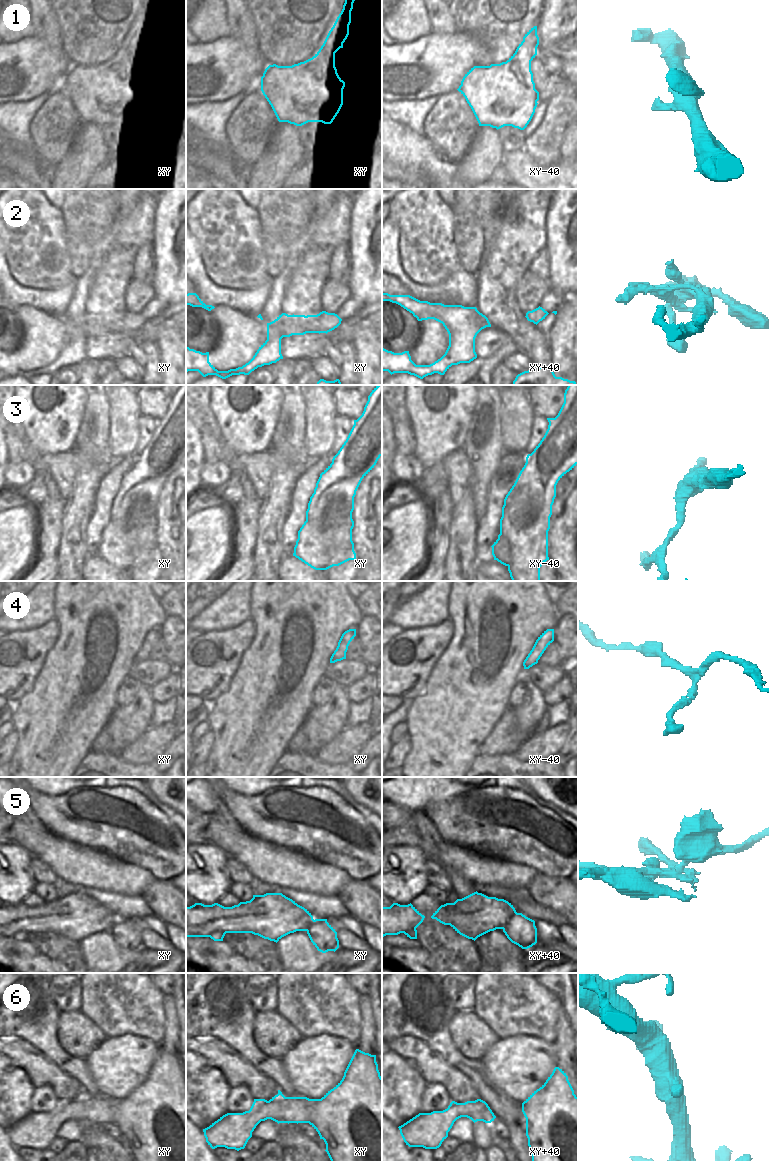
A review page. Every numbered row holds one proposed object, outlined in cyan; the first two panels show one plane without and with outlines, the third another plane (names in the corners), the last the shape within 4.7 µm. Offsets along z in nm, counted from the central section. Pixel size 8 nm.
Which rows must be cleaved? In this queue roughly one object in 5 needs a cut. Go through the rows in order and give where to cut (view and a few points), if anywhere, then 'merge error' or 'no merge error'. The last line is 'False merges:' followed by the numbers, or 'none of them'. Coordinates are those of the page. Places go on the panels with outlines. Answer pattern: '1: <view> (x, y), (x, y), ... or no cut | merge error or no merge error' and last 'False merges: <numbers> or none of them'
1: no cut | no merge error
2: xy+40 (526, 314), (533, 321) | merge error
3: xy-40 (536, 493), (530, 493), (528, 501), (516, 509), (517, 522) | merge error
4: no cut | no merge error
5: xy+40 (516, 912), (502, 928) | merge error
6: no cut | no merge error
False merges: 2, 3, 5

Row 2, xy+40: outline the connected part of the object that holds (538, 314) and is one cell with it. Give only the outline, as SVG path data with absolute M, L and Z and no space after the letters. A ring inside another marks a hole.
M538 307L532 311L528 311L526 313L526 315L528 315L532 320L534 324L538 324L540 321L542 321L543 319L545 319L545 317L548 315L549 313L543 309L542 307Z

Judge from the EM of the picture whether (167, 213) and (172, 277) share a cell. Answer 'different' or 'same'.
same

